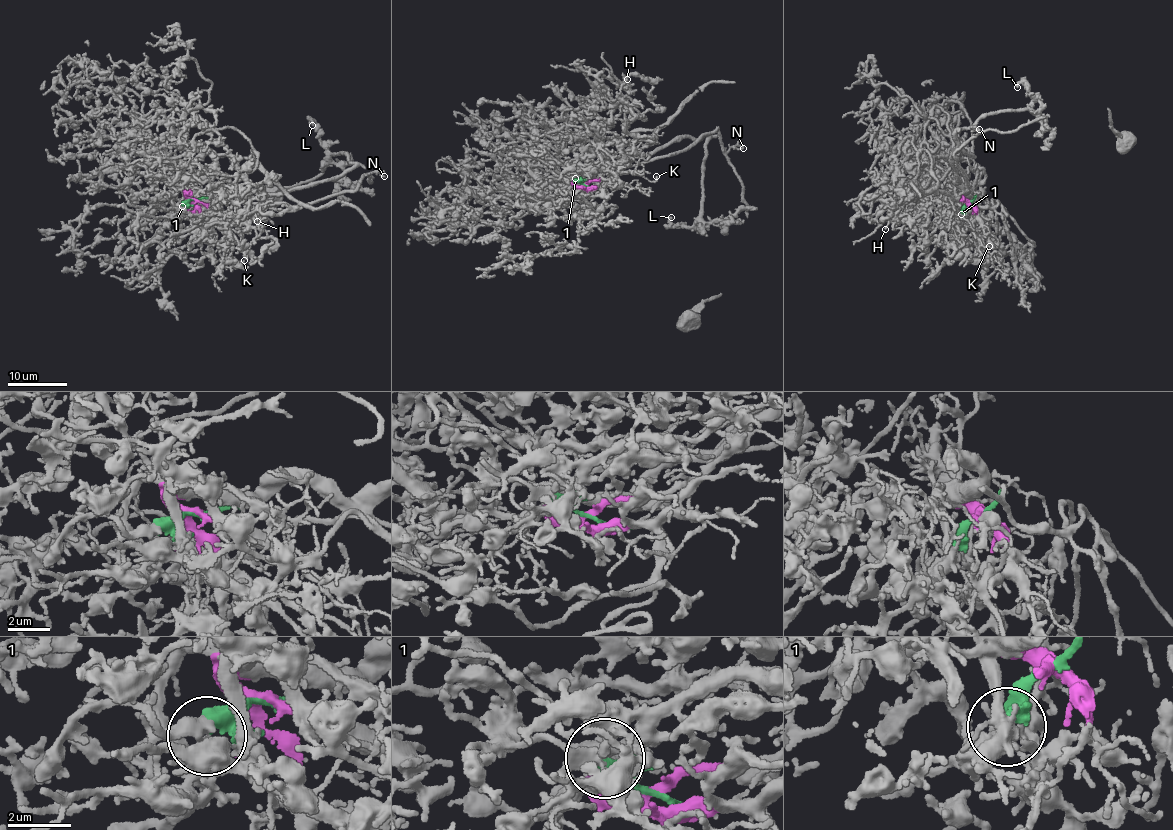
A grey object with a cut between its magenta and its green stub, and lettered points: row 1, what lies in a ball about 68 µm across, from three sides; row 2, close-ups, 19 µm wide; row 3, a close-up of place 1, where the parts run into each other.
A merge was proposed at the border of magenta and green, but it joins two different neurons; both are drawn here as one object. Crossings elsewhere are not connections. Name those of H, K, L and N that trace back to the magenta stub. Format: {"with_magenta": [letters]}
{"with_magenta": ["K", "L", "N"]}

